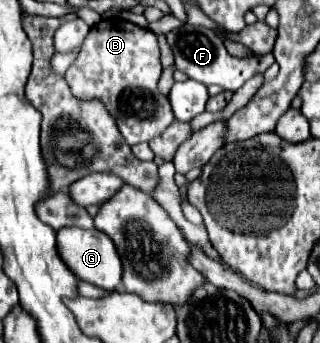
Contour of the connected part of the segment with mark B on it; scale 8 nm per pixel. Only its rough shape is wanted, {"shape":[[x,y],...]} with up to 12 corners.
{"shape":[[110,17],[64,79],[132,147],[174,121],[150,29]]}

